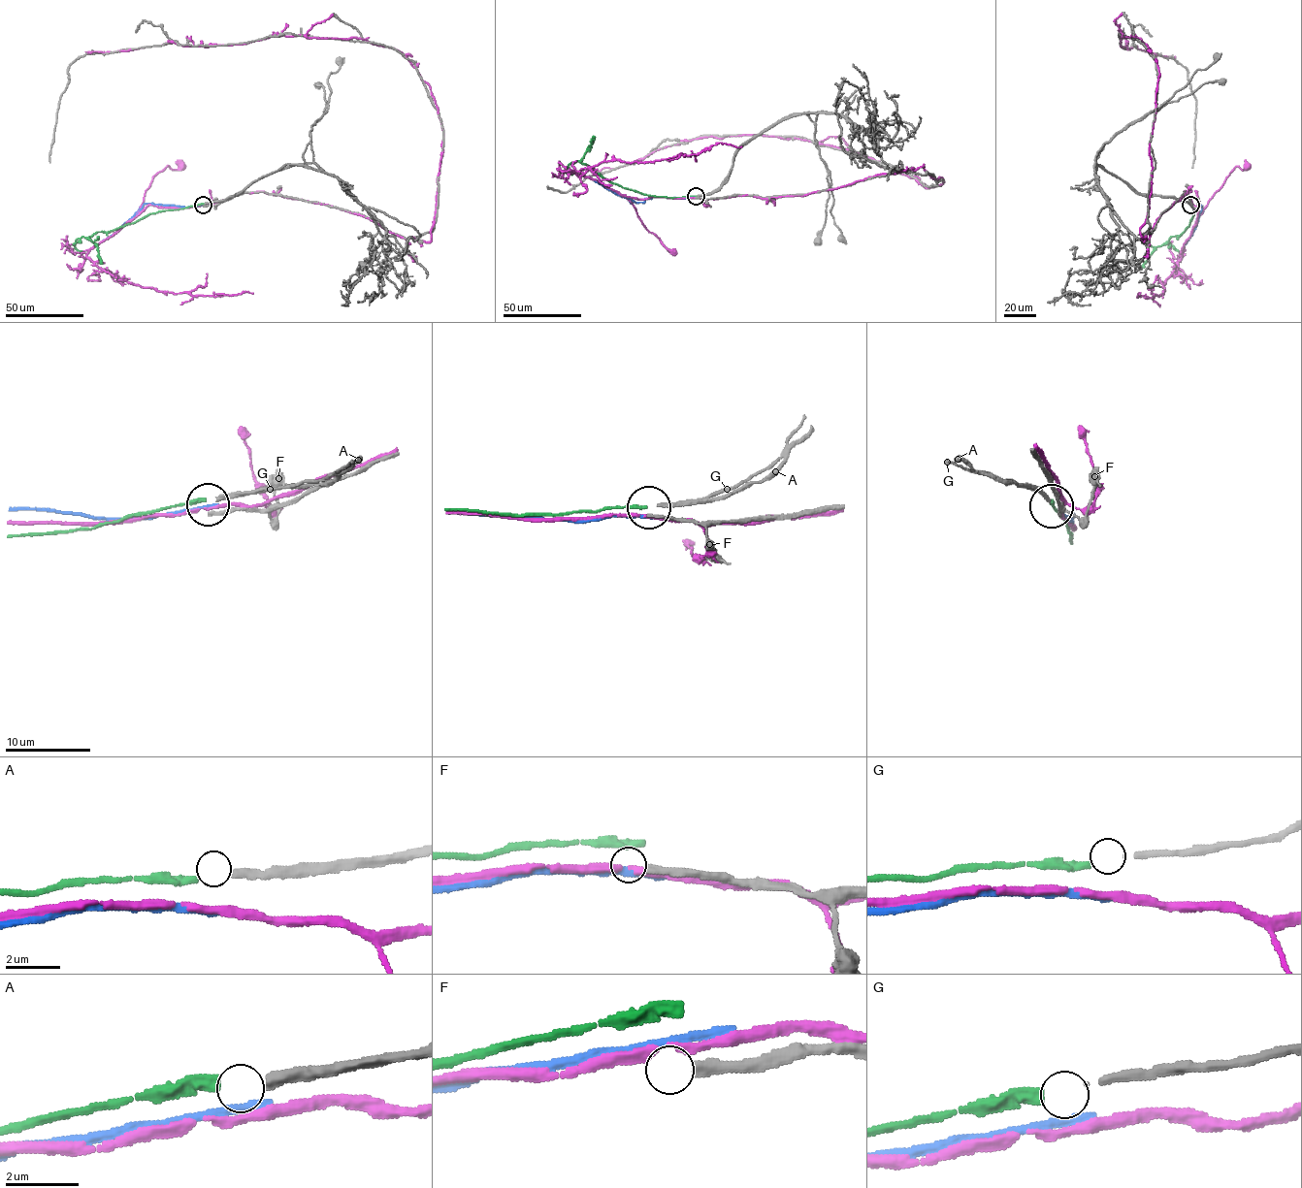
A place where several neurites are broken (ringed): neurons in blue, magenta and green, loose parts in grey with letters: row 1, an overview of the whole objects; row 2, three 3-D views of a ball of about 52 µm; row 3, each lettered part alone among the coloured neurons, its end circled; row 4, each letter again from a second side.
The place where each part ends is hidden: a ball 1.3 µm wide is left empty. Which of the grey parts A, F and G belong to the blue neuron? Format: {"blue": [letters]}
{"blue": []}

